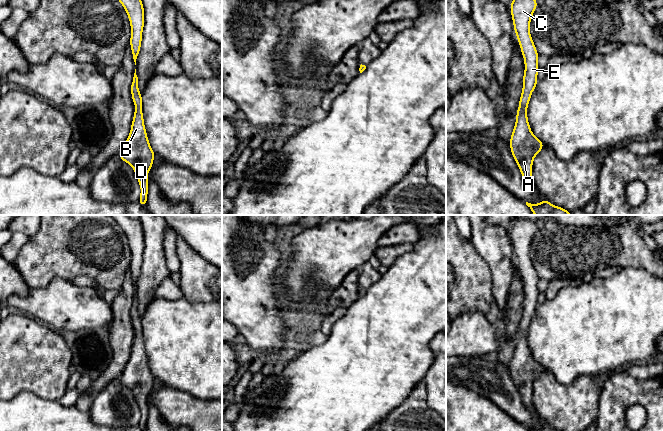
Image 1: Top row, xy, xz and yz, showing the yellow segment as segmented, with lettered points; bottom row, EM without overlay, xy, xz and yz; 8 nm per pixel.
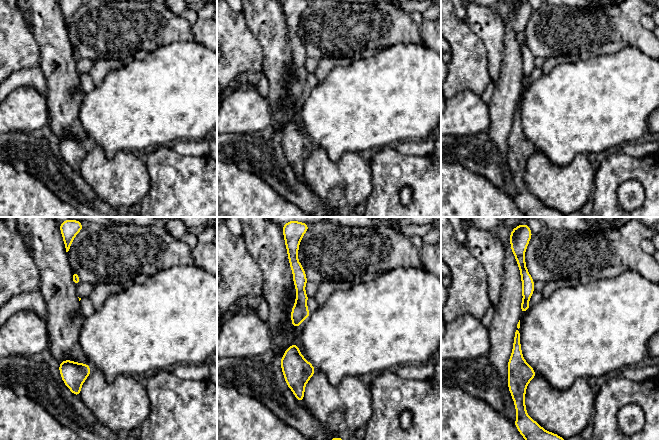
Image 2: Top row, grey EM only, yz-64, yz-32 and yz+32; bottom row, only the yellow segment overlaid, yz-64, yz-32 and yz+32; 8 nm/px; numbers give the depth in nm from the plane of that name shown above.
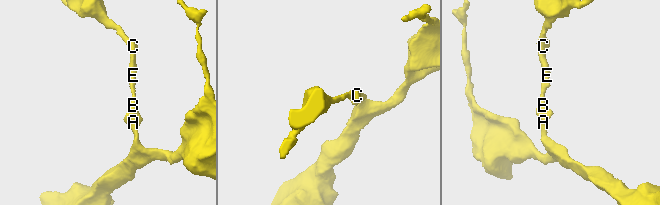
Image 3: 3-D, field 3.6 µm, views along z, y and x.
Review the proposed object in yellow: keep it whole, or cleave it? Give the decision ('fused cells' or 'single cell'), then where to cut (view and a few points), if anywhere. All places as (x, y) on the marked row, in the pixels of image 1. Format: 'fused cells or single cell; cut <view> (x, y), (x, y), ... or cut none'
single cell; cut none

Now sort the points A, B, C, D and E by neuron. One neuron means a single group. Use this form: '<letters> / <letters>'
A B C D E

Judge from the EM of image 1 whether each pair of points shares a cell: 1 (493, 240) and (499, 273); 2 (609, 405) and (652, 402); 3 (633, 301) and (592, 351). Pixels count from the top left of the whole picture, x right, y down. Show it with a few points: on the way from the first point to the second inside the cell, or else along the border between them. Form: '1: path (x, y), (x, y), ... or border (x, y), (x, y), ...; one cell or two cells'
1: path (496, 248), (499, 265); one cell
2: path (620, 398), (641, 398); one cell
3: path (622, 313), (596, 339); one cell

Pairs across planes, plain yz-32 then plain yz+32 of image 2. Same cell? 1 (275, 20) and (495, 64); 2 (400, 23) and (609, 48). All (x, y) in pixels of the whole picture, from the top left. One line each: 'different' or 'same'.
1: same
2: different

